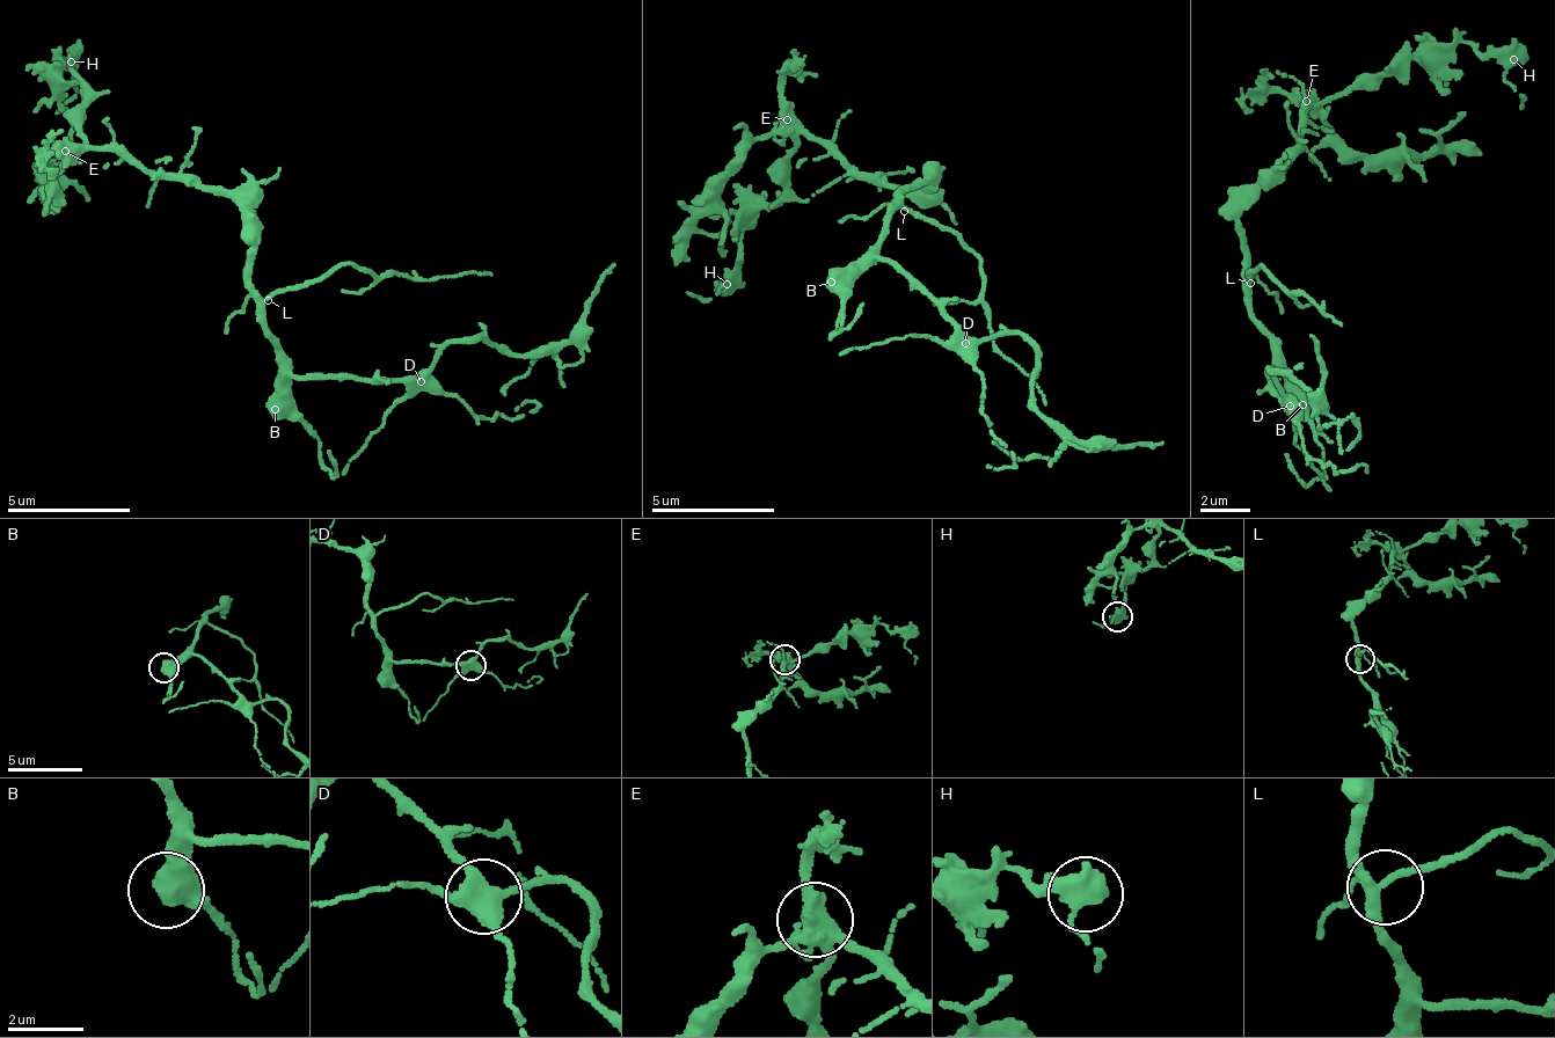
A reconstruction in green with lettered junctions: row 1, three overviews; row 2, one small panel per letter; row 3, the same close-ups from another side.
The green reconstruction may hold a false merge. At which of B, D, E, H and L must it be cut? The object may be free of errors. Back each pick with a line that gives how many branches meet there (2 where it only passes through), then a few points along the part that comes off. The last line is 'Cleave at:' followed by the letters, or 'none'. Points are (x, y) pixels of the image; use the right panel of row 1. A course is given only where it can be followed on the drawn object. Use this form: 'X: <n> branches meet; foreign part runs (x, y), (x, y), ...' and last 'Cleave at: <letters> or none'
E: 4 branches meet; foreign part runs (1306, 100), (1330, 104), (1356, 85), (1372, 87), (1442, 51), (1475, 45), (1521, 109)
Cleave at: E

